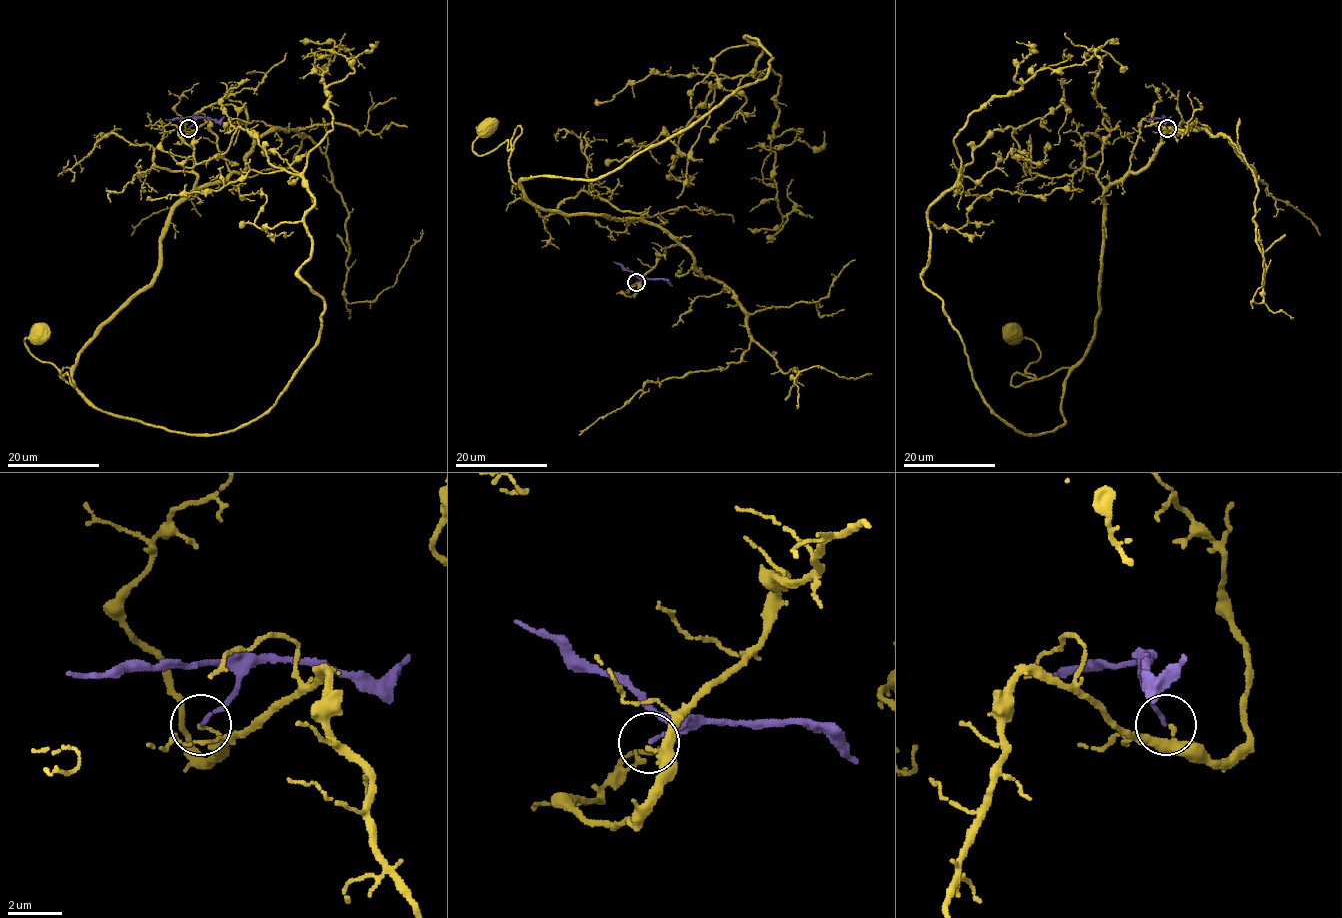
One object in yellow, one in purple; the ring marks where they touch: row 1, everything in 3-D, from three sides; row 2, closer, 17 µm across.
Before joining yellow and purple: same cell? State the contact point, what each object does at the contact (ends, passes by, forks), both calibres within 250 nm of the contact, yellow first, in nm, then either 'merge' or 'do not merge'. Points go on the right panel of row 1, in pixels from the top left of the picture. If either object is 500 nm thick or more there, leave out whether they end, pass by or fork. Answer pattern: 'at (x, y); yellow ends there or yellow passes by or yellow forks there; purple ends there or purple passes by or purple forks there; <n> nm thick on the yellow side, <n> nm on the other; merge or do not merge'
at (1167, 128); yellow ends there; purple ends there; 130 nm thick on the yellow side, 130 nm on the other; merge

